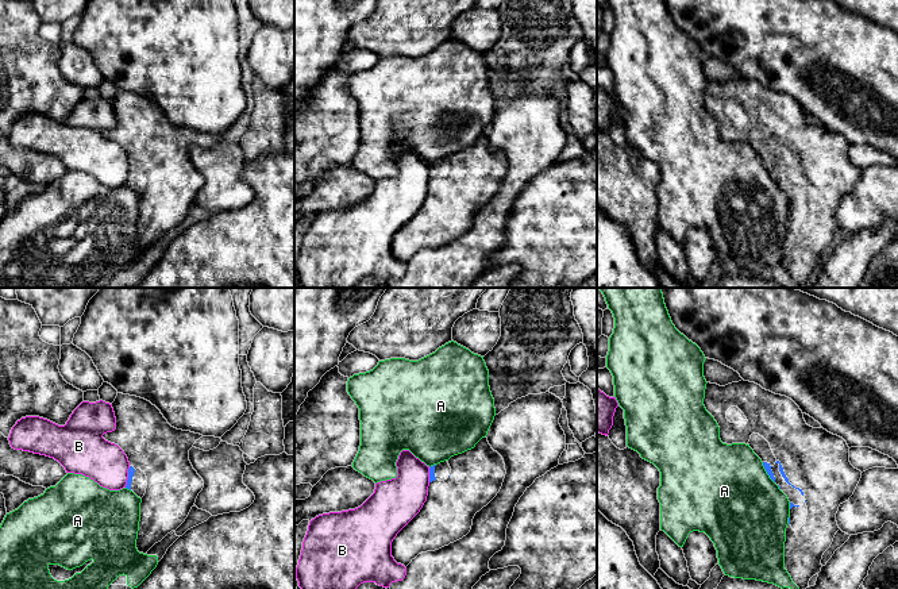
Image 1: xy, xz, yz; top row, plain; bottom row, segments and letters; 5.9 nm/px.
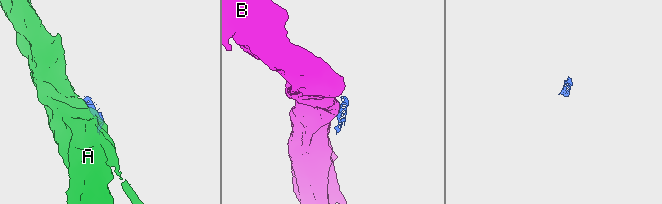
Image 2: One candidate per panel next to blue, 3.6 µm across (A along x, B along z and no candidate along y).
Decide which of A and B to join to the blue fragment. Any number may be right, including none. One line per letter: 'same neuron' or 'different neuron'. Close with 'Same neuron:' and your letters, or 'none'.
A: different neuron
B: different neuron
Same neuron: none

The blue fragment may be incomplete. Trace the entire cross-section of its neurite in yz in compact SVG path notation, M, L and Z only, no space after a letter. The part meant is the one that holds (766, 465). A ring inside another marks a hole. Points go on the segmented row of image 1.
M741 380L725 386L708 382L704 405L720 427L721 442L748 444L762 459L770 478L787 496L790 517L786 528L785 569L799 589L809 588L810 578L821 571L824 553L830 547L840 530L836 521L839 507L849 500L862 478L862 471L849 462L847 442L824 428L808 426L802 411L791 399L766 390L755 382Z

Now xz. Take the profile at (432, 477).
M482 438L474 449L429 467L427 501L392 542L392 557L405 567L421 553L435 551L466 536L477 512L500 492L506 470L502 457Z

